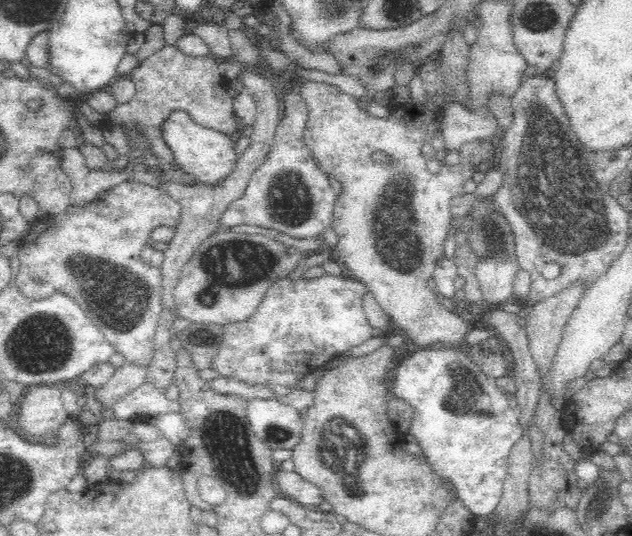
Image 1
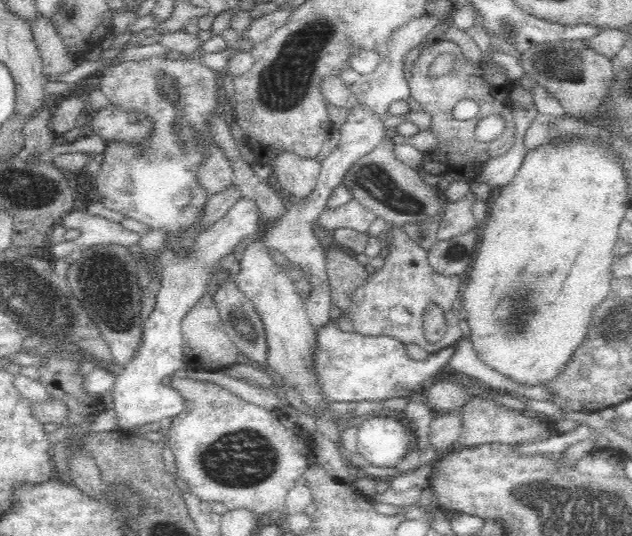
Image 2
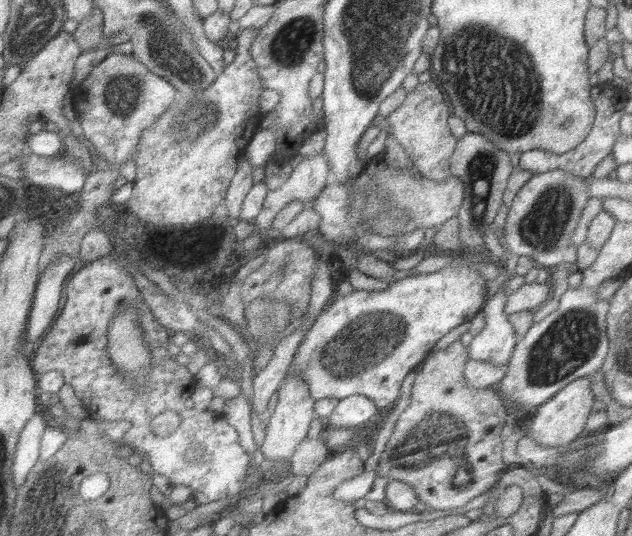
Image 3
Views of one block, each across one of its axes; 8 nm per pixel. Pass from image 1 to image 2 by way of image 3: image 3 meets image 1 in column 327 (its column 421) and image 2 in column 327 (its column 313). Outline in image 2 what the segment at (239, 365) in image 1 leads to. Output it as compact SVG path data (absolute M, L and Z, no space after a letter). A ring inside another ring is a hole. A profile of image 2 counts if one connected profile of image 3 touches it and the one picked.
M330 322L324 330L318 332L318 354L316 354L316 370L318 378L324 386L326 398L332 402L356 402L356 400L388 400L388 398L412 398L414 392L420 392L424 384L428 384L434 374L442 372L452 356L456 356L454 348L440 350L428 356L426 362L412 362L408 350L402 342L380 336L380 338L362 338L358 334L346 334L338 328L338 322Z

